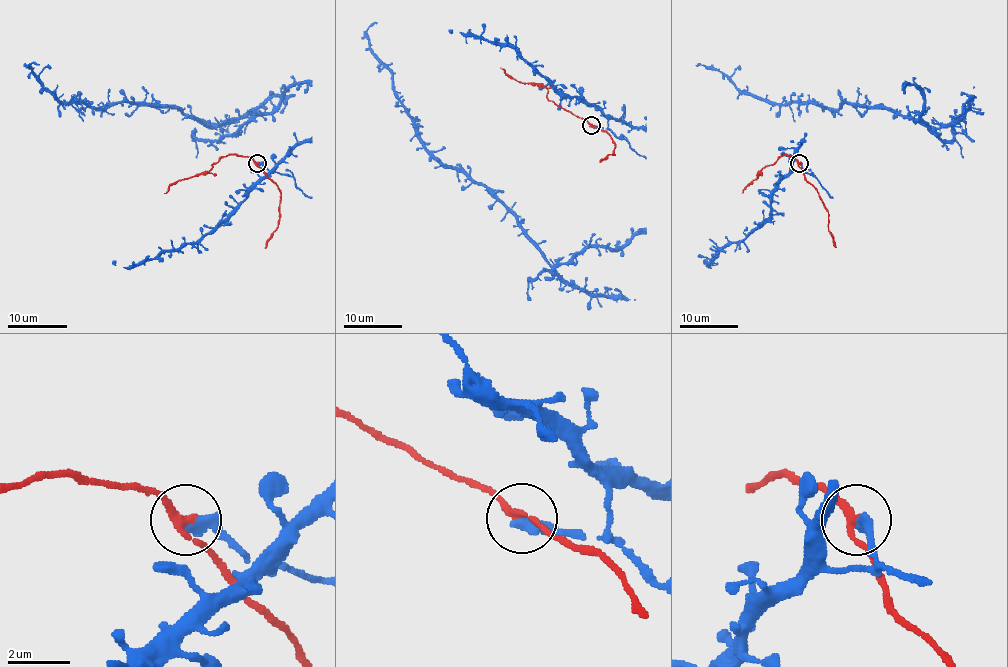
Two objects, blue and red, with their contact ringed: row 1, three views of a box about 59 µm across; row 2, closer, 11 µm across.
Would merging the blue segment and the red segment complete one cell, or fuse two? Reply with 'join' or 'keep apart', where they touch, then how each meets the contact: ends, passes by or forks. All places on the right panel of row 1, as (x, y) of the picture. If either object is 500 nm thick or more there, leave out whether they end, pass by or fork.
keep apart; place (799, 163); blue ends; red passes by

